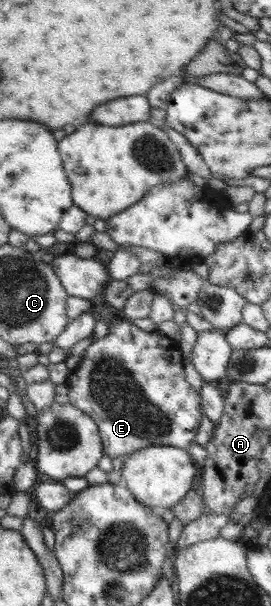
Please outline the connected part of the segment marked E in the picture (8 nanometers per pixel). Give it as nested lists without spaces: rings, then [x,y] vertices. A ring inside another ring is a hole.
[[[117,313],[109,317],[107,321],[108,335],[106,335],[104,339],[94,340],[92,345],[90,345],[76,361],[71,363],[70,373],[68,373],[65,383],[66,387],[68,387],[68,399],[70,400],[70,404],[84,412],[84,414],[88,415],[98,424],[103,452],[112,459],[121,459],[124,462],[128,459],[128,456],[132,455],[135,451],[152,445],[170,445],[186,450],[193,442],[198,431],[198,426],[200,425],[200,420],[202,420],[202,403],[199,391],[196,391],[185,380],[184,357],[177,353],[177,346],[175,346],[175,343],[166,337],[166,335],[160,334],[158,330],[149,332],[139,329],[136,322],[130,322]]]

